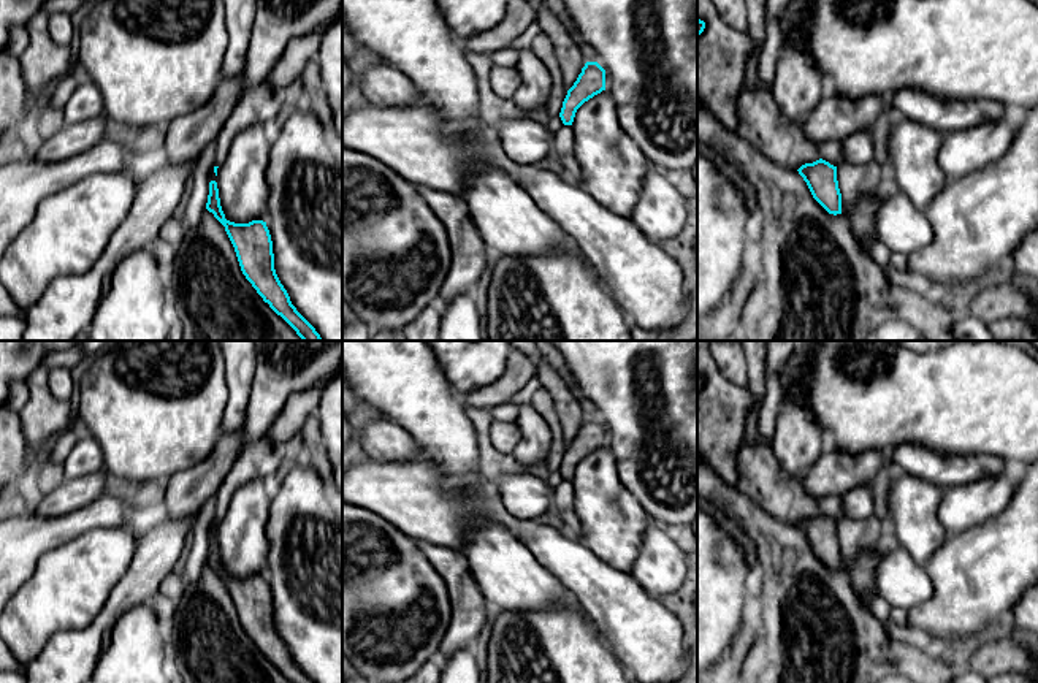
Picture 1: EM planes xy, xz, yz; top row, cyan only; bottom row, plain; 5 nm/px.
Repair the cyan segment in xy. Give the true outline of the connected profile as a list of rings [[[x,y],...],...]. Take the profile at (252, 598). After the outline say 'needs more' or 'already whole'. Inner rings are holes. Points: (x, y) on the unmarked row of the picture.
[[[209,537],[206,564],[225,582],[246,634],[292,683],[314,683],[292,659],[274,624],[273,596],[266,577],[235,578],[225,574],[217,537]]]; already whole

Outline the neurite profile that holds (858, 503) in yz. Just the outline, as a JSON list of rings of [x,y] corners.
[[[872,483],[859,485],[841,498],[845,517],[864,521],[873,515]]]

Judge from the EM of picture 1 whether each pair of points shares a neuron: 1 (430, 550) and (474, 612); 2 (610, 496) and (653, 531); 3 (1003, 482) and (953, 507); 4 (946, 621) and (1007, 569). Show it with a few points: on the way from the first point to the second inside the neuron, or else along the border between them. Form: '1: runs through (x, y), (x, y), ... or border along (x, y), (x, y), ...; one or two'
1: runs through (446, 566), (460, 580), (465, 596); one
2: border along (650, 518), (639, 553), (633, 560); two
3: runs through (991, 495), (965, 506); one
4: runs through (961, 607), (992, 577); one

